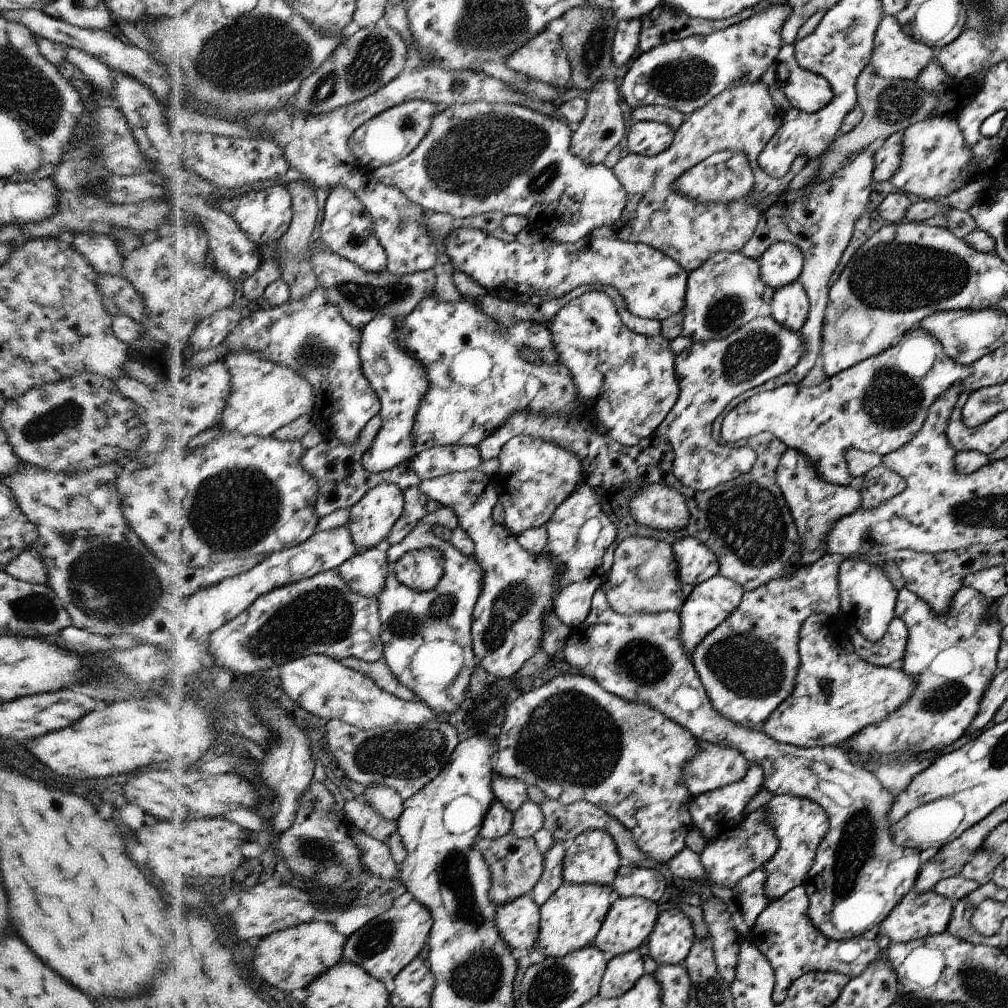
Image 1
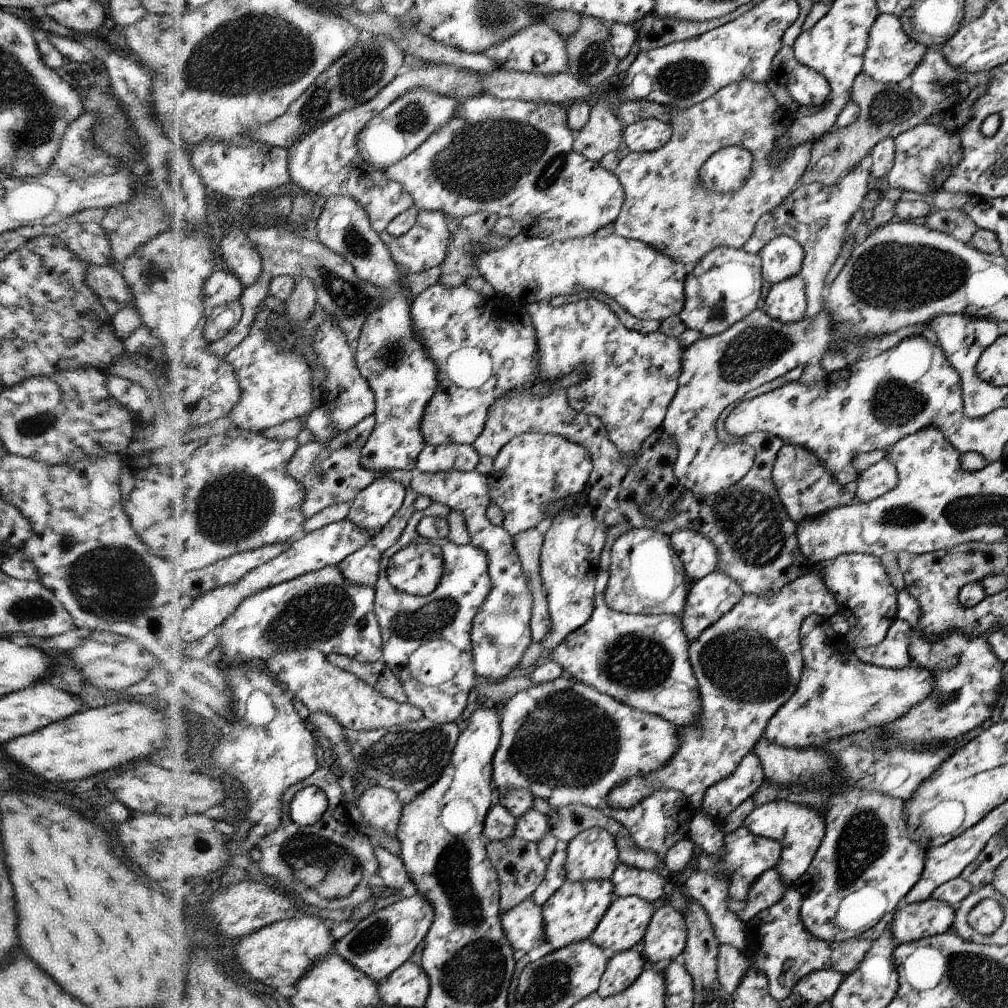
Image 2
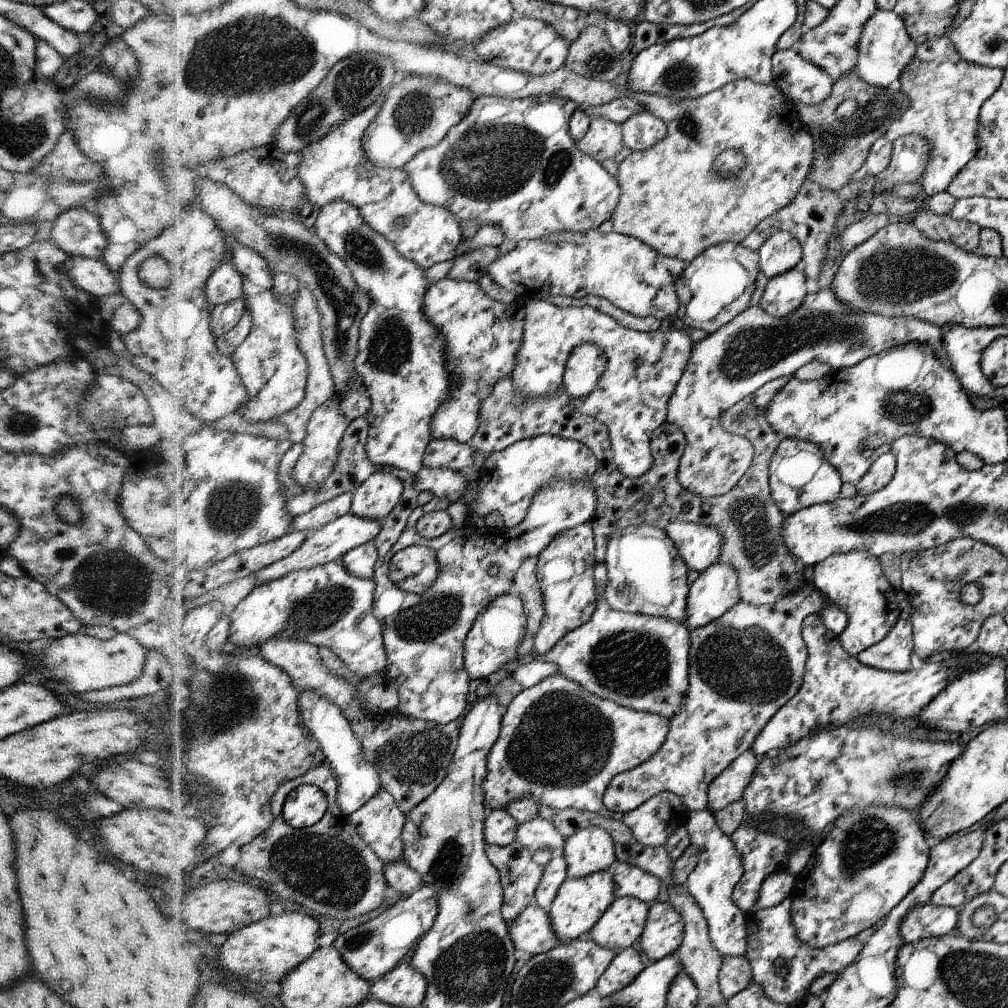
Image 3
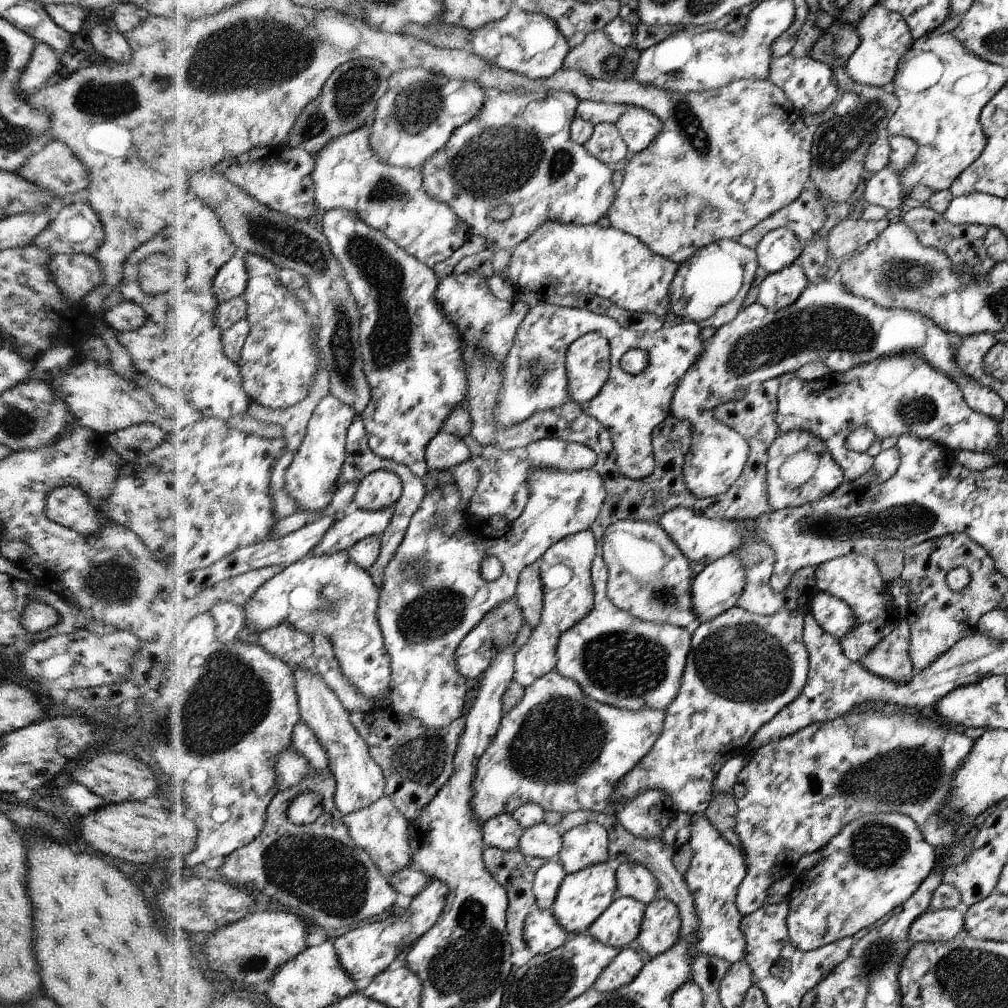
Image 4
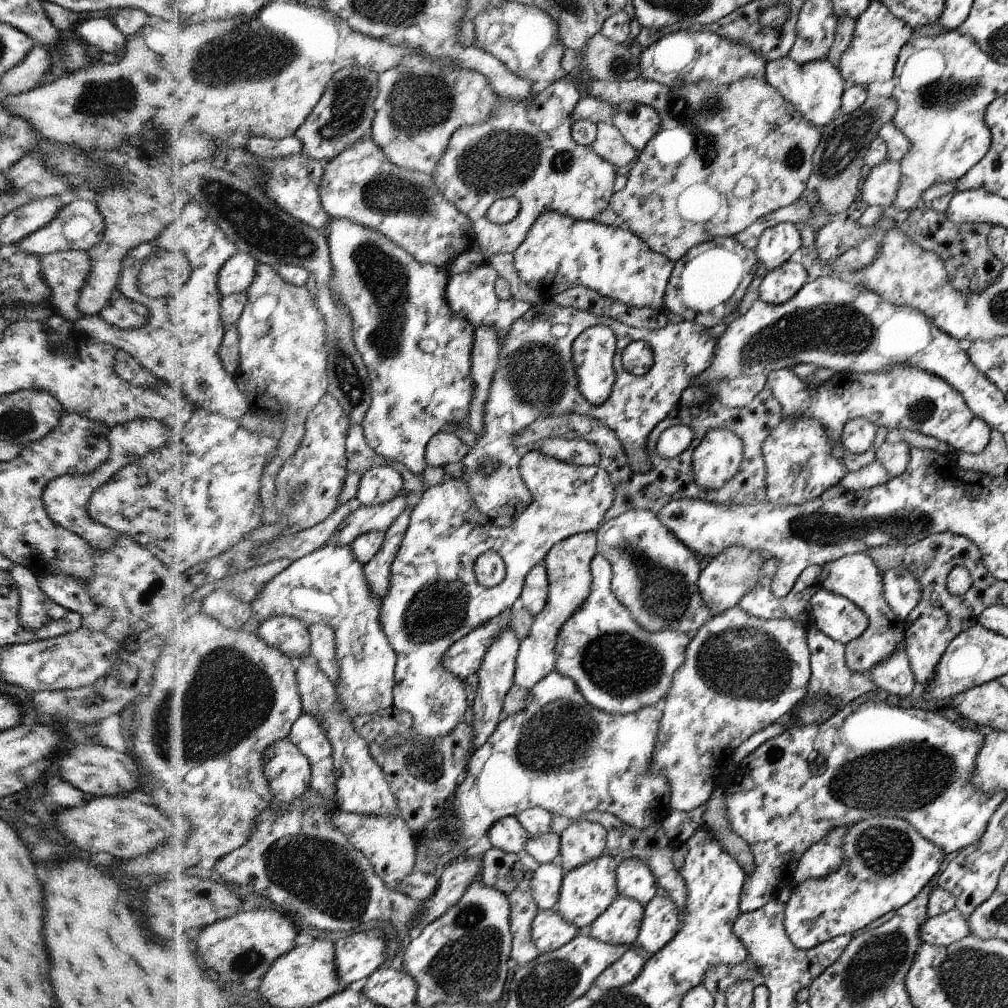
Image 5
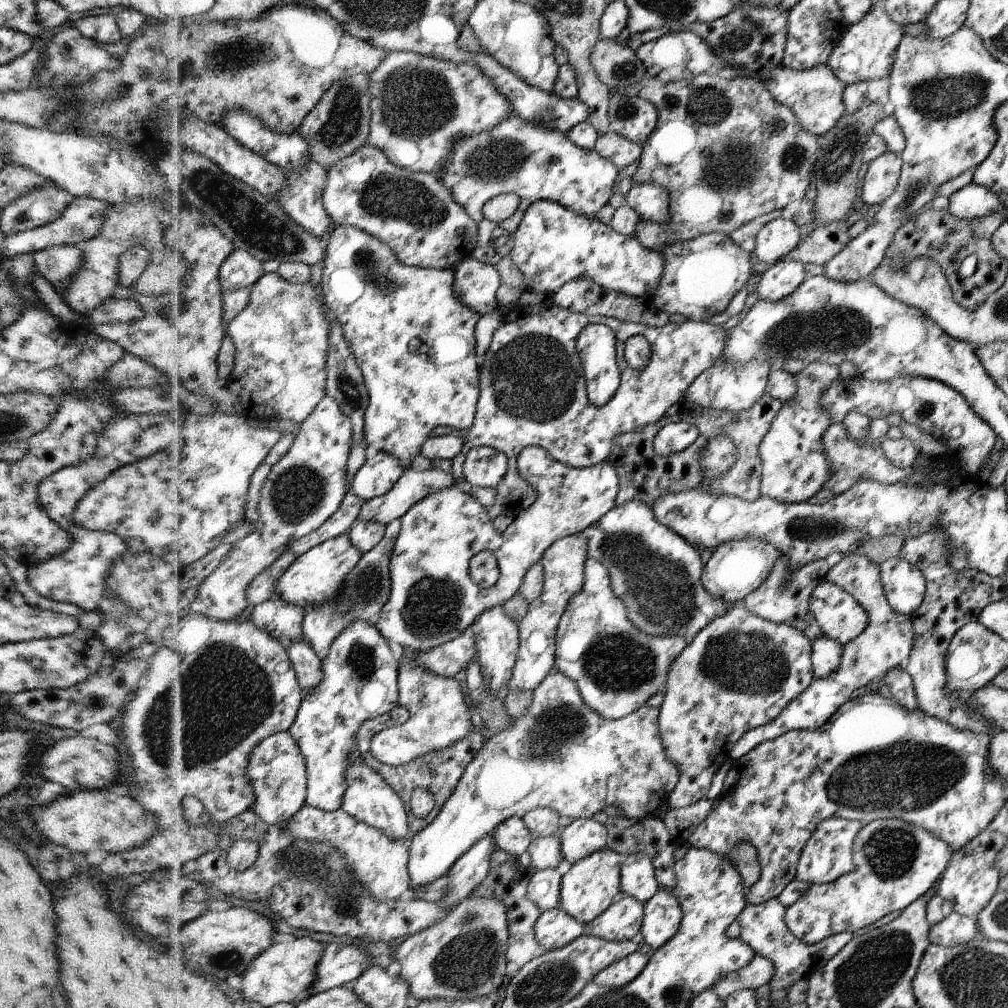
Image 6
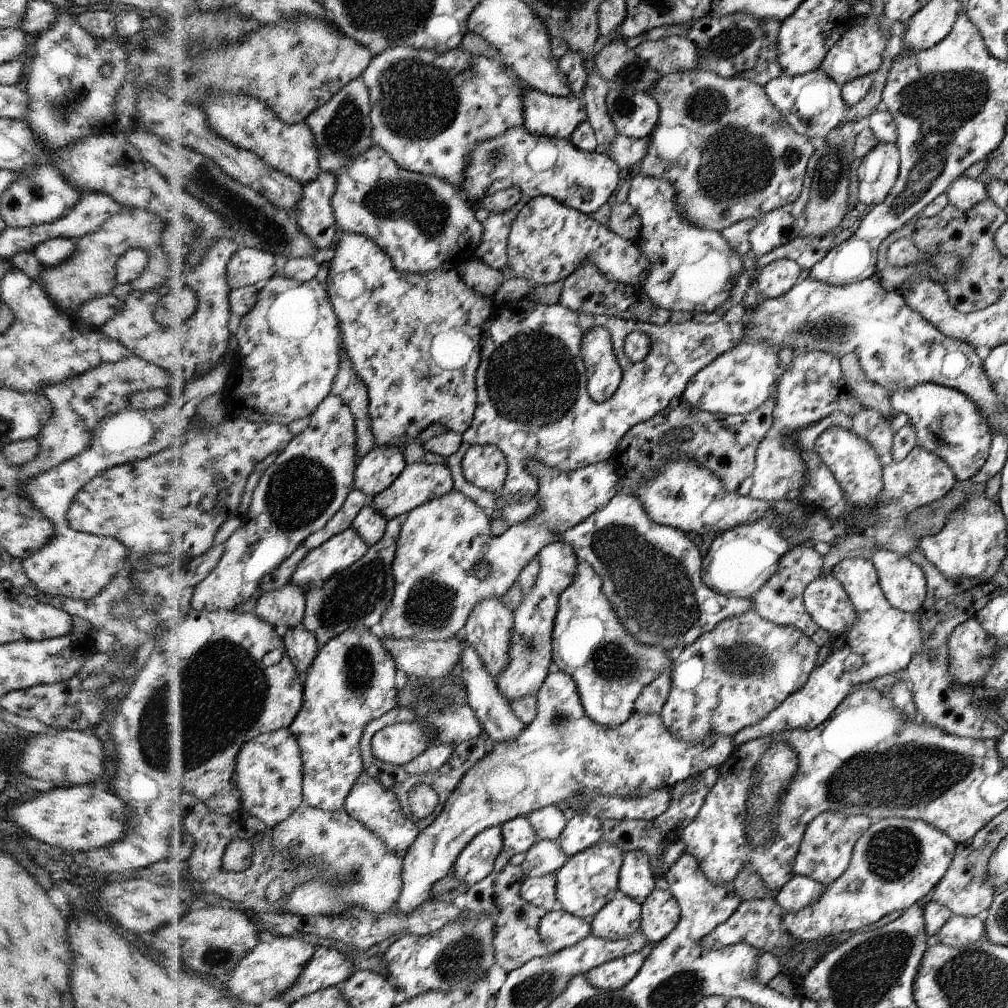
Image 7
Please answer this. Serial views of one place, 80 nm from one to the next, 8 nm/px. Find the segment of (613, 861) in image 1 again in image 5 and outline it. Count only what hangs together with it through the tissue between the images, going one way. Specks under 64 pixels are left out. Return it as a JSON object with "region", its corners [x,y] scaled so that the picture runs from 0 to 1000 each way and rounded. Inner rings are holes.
{"region":[[[569,813],[555,828],[554,853],[562,865],[593,851],[602,839],[602,822],[587,814]]]}

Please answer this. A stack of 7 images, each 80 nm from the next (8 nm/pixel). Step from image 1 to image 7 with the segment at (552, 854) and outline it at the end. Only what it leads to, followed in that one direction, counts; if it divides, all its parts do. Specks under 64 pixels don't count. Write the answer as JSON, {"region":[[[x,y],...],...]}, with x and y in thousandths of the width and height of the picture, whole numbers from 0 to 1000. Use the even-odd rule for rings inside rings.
{"region":[[[546,866],[537,870],[523,870],[516,880],[518,891],[530,899],[547,904],[554,896],[554,869]]]}

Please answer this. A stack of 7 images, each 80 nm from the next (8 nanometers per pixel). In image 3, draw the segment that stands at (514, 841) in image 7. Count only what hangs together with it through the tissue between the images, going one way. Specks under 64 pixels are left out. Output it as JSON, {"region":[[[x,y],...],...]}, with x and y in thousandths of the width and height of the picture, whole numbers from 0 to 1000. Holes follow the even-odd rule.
{"region":[[[501,802],[488,803],[482,810],[482,834],[501,840],[513,831],[515,816]]]}

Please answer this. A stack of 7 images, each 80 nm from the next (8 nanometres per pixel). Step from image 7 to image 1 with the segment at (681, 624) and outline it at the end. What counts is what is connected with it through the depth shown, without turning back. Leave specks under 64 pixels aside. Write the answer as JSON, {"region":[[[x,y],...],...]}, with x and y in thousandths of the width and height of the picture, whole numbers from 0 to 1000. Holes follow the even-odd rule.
{"region":[[[628,532],[620,534],[611,543],[609,558],[596,584],[602,590],[602,596],[605,598],[607,605],[616,610],[627,610],[629,608],[654,608],[662,605],[675,605],[677,599],[679,599],[676,581],[669,543],[653,535]]]}

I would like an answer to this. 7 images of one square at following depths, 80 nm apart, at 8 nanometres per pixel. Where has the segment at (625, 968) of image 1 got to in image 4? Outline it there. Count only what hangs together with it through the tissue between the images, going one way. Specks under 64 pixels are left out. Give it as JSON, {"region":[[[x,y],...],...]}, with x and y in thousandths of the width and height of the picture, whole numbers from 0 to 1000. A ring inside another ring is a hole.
{"region":[[[632,938],[616,941],[611,950],[597,962],[588,979],[596,985],[607,985],[624,977],[638,961],[639,954],[633,946]]]}

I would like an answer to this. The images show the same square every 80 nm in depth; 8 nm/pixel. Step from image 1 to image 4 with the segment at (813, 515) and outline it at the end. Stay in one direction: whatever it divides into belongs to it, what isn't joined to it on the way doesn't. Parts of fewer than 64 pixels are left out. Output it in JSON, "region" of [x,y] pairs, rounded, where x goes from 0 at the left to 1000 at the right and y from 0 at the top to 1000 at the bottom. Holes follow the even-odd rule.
{"region":[[[773,429],[763,443],[761,482],[763,500],[770,507],[813,497],[816,493],[824,492],[838,477],[836,466],[825,455],[818,438],[803,429]]]}

